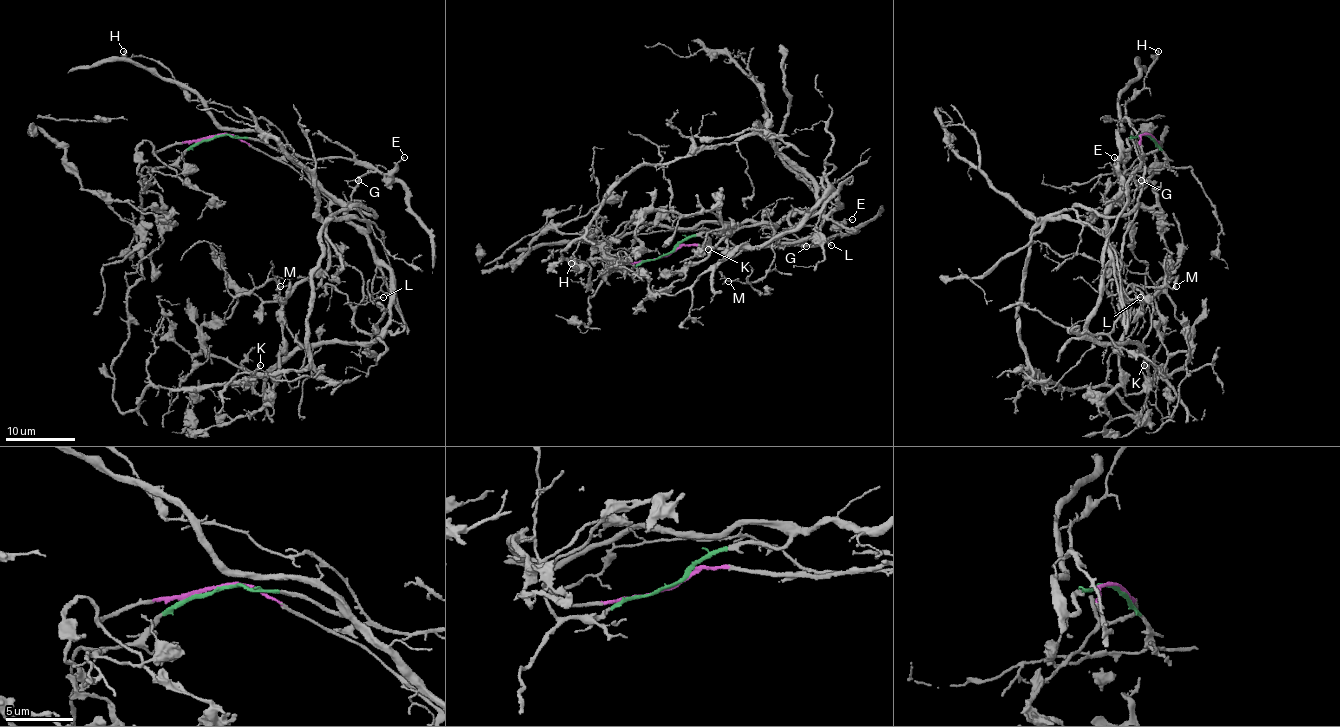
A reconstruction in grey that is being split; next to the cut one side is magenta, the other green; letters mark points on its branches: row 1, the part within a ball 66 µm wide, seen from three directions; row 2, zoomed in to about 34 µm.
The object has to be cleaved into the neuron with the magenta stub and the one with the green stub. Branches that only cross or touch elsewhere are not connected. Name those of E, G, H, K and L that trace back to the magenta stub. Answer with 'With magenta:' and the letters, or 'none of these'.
With magenta: E, G, H, K

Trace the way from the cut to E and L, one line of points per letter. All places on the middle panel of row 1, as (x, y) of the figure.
E: (665, 255), (686, 246), (703, 245), (724, 248), (816, 245), (835, 236), (842, 224), (853, 219)
L: (665, 255), (693, 236), (722, 234), (748, 220), (778, 224), (792, 212), (820, 214), (820, 231), (832, 245)

